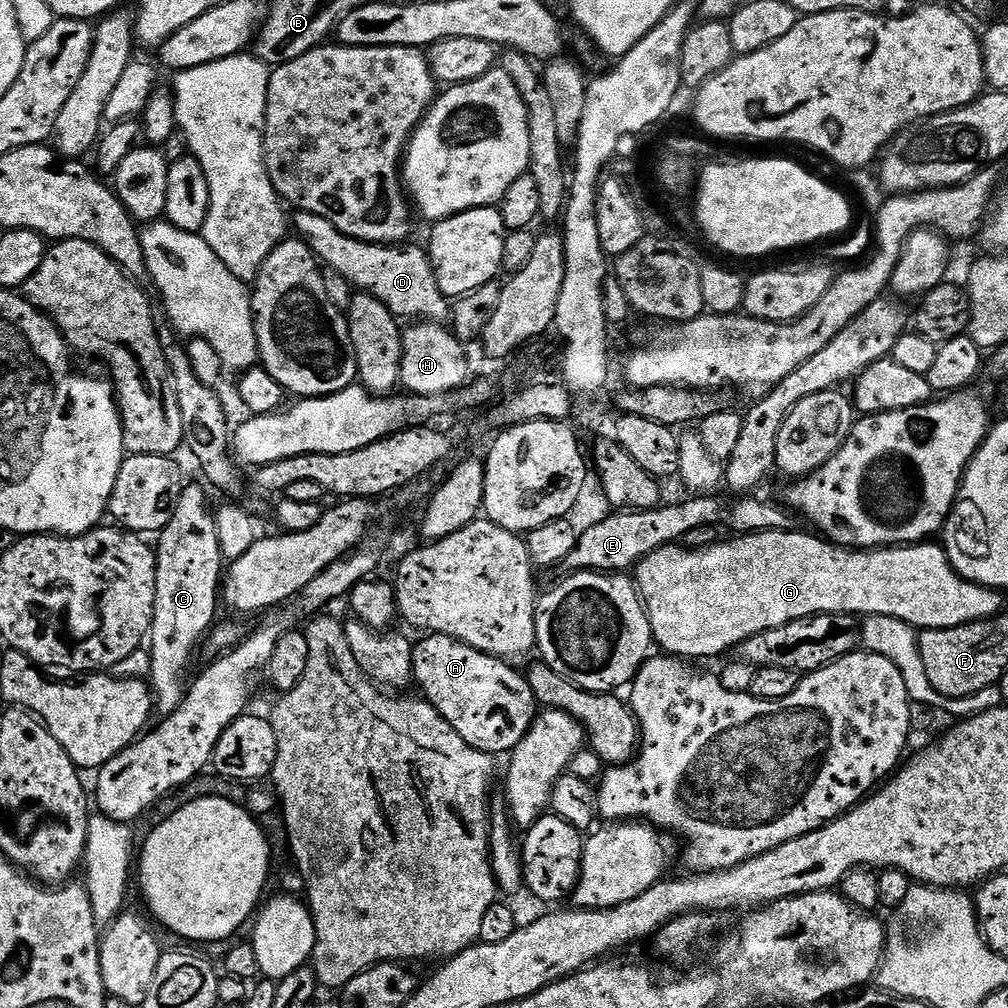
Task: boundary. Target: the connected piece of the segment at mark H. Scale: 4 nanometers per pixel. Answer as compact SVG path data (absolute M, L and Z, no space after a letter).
M412 322L403 329L400 383L405 393L413 396L443 396L469 383L465 345L455 332L444 327L440 322Z

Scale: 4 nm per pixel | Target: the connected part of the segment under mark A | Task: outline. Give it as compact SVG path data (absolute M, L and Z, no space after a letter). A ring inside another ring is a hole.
M428 634L425 640L416 640L412 649L412 678L415 687L420 687L423 699L438 710L438 714L462 737L467 745L476 750L482 750L491 756L502 756L511 753L518 742L529 732L537 714L538 705L536 695L530 686L527 677L514 670L513 665L500 660L496 656L486 655L471 647L461 644L459 640L449 636Z

